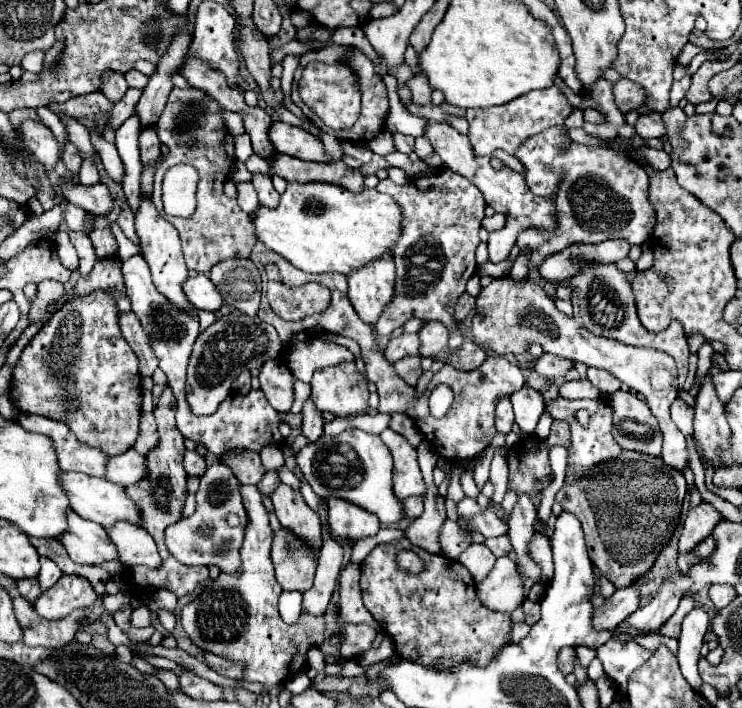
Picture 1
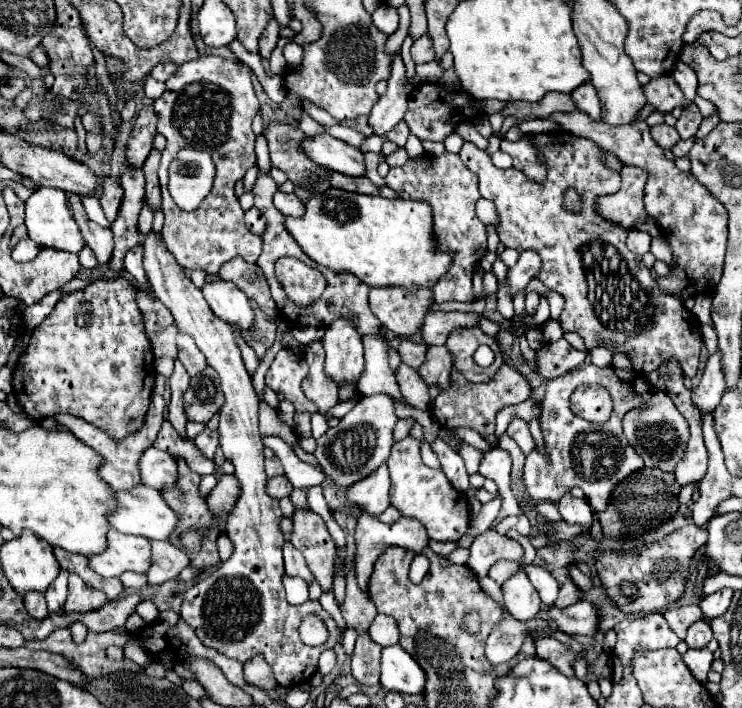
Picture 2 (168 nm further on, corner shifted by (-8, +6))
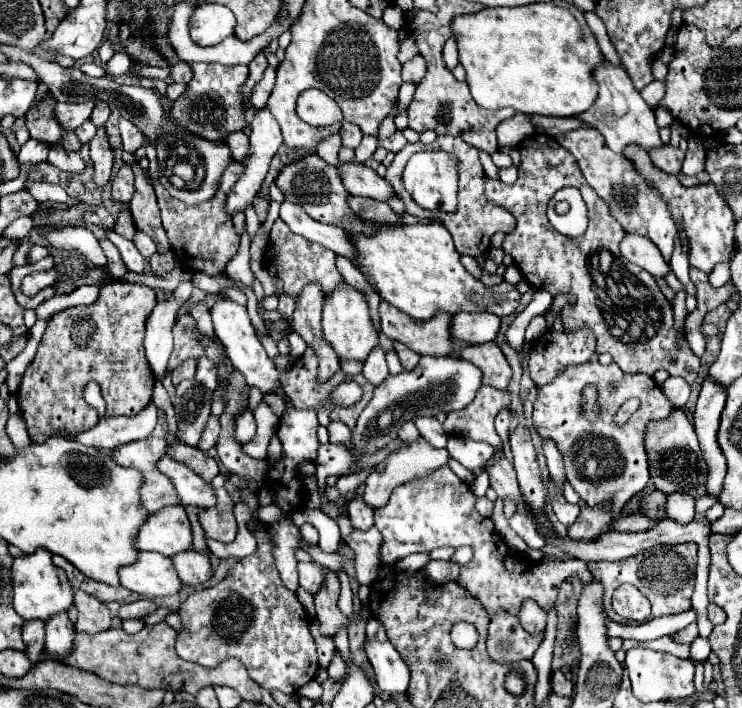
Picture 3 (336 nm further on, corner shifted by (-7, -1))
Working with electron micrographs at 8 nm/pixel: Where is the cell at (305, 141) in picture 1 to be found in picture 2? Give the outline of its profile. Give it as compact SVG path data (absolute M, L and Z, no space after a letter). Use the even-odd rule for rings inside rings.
M329 134L305 138L305 152L309 152L311 160L333 172L341 172L345 176L355 176L355 178L365 176L363 152Z

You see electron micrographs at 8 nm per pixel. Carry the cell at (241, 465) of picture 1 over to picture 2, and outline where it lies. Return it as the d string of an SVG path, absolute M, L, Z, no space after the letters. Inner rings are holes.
M265 448L265 470L267 470L267 476L279 476L283 474L283 466L279 462L279 458L273 454L273 450Z

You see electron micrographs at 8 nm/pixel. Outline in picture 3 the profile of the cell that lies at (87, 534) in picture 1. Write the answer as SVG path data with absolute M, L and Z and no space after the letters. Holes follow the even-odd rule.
M138 551L136 563L120 567L118 577L122 587L146 595L148 599L174 595L182 589L182 583L174 573L172 559L152 551Z

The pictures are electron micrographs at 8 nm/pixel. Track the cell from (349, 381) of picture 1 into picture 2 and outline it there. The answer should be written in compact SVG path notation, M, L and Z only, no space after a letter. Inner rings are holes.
M339 318L335 322L331 322L325 330L325 336L323 336L323 346L325 346L325 372L337 382L337 384L343 384L343 382L357 382L361 372L363 372L363 344L361 344L361 334L357 332L357 326L353 320L345 320L345 318Z

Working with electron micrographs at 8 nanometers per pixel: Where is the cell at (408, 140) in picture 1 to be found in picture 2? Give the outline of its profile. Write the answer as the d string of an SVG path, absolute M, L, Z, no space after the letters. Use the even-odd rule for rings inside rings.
M401 120L385 138L387 140L391 140L391 142L395 142L397 146L405 146L405 142L407 142L407 136L409 136L409 128L407 128L407 124Z

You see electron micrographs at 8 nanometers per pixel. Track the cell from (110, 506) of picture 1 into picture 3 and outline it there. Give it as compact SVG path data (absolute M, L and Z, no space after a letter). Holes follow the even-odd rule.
M180 505L164 507L164 511L150 513L148 519L144 521L144 527L140 527L140 531L136 533L134 545L138 549L144 549L144 551L162 553L166 557L190 549L192 547L192 529L190 529L190 521L188 521L188 515L186 515L184 507L180 507Z

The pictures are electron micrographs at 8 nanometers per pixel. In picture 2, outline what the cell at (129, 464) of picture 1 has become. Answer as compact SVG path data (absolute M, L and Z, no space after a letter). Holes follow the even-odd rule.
M147 448L141 456L141 480L145 486L157 488L161 492L171 490L177 482L177 460L169 452Z

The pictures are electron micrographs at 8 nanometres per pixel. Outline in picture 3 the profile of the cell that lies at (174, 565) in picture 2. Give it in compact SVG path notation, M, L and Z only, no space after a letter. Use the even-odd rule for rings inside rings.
M182 551L172 555L176 573L184 585L200 585L212 577L210 559L198 551Z

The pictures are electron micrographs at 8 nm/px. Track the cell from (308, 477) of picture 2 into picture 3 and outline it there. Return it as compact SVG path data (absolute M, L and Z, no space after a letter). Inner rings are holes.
M244 411L236 419L236 439L240 443L250 443L256 437L256 421L252 417L252 411Z

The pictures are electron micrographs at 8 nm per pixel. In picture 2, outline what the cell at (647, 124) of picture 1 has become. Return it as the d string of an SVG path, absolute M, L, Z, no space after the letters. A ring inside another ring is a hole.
M667 124L653 126L653 128L651 128L651 136L653 136L653 140L655 140L661 148L665 148L665 150L671 150L671 148L681 140L679 132L677 132L675 128L667 126Z

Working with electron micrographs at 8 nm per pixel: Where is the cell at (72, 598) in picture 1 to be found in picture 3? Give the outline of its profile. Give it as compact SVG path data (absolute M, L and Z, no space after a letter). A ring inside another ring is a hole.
M84 591L74 593L74 605L78 609L78 621L76 621L76 631L86 631L86 633L98 633L110 627L110 611L104 603L94 599L92 595Z

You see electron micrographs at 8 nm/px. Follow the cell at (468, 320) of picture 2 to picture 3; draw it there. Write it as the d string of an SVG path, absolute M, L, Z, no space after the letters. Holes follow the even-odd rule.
M480 311L480 313L456 313L452 315L452 339L466 343L486 343L494 341L500 329L500 317Z

